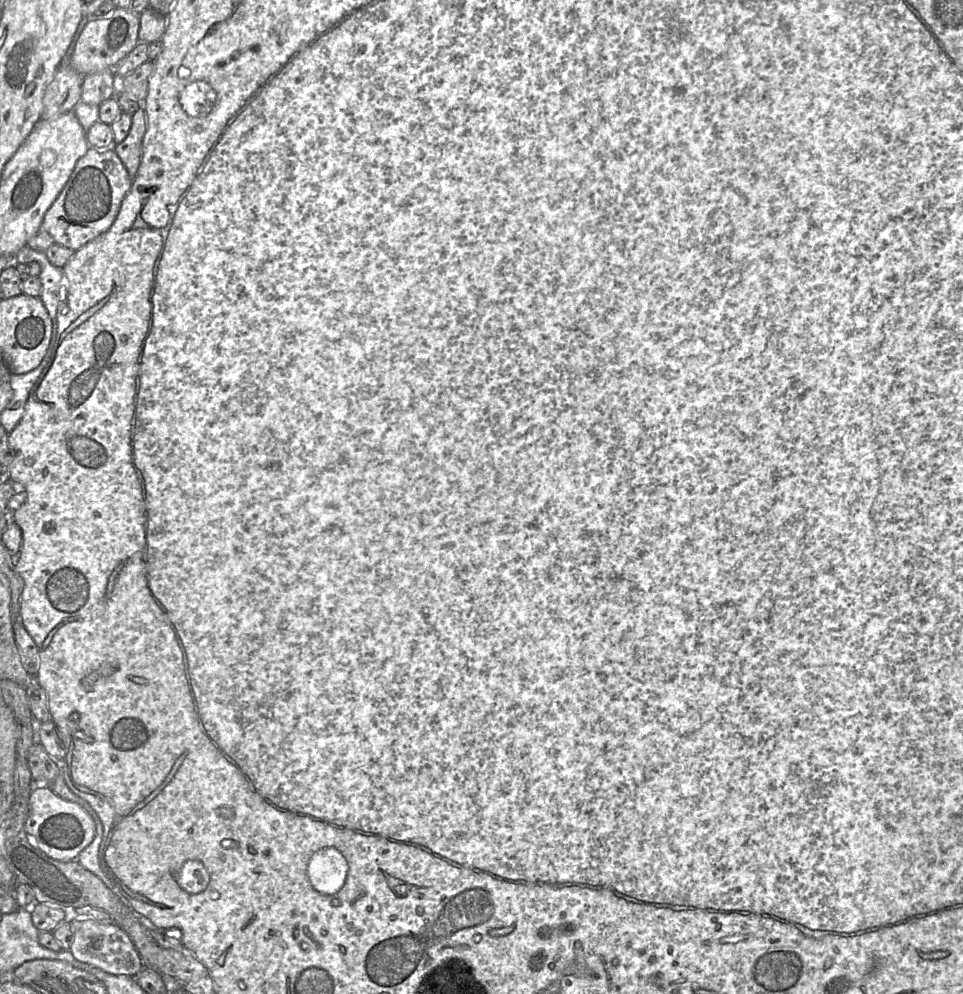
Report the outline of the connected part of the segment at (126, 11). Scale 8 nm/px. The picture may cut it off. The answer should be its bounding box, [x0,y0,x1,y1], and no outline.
[69,7,140,75]

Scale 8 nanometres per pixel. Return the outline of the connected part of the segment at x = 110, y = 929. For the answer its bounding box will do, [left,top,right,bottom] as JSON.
[69,919,144,977]

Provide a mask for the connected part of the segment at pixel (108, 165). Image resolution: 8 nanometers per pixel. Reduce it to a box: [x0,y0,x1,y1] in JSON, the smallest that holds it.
[40,146,133,251]

